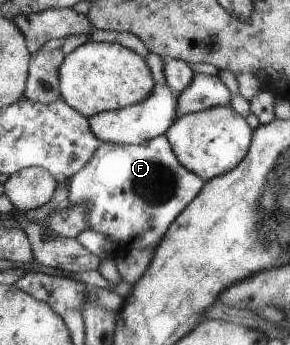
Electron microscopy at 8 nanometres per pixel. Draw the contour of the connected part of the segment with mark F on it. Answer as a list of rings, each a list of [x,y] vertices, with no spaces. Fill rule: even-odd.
[[[165,134],[137,145],[99,142],[86,166],[70,179],[70,202],[72,207],[85,205],[87,228],[115,240],[114,258],[118,258],[136,249],[153,251],[178,213],[201,192],[204,184],[205,180],[178,162]]]

